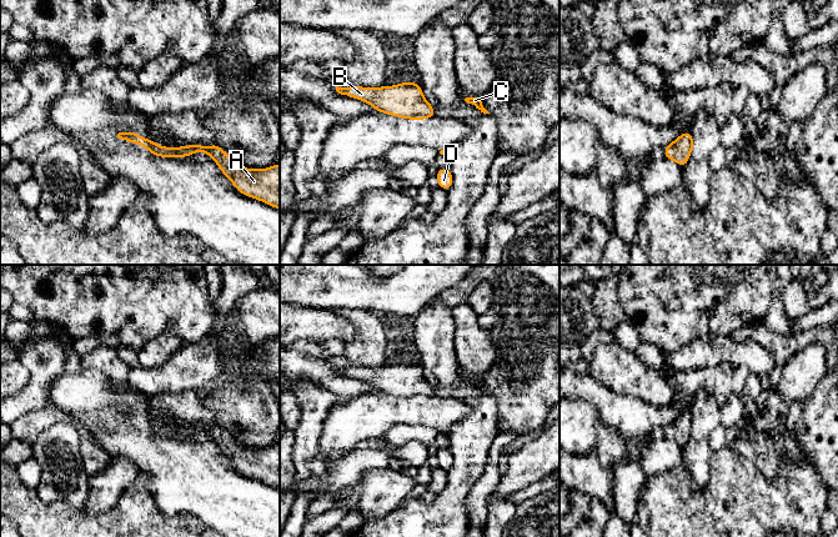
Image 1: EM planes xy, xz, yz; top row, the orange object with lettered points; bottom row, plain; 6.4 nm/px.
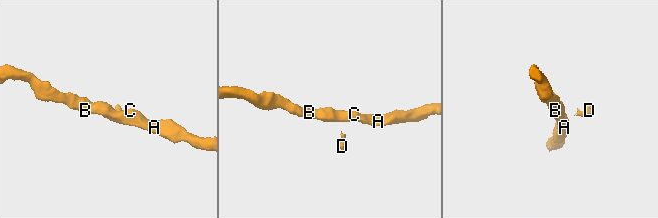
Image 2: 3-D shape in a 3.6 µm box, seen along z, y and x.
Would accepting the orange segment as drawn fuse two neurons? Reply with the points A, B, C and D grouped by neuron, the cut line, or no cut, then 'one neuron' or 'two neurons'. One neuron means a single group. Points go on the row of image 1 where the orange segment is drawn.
groups A B C / D; cut xy (177, 146), (176, 154), (166, 157); two neurons

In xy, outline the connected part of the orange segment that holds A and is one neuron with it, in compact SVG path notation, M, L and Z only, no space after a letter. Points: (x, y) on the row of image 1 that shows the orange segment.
M200 144L186 145L176 149L174 157L190 157L195 152L205 152L219 166L220 171L242 195L262 201L280 210L280 165L267 169L247 169L235 164L227 151L217 144L204 146Z

